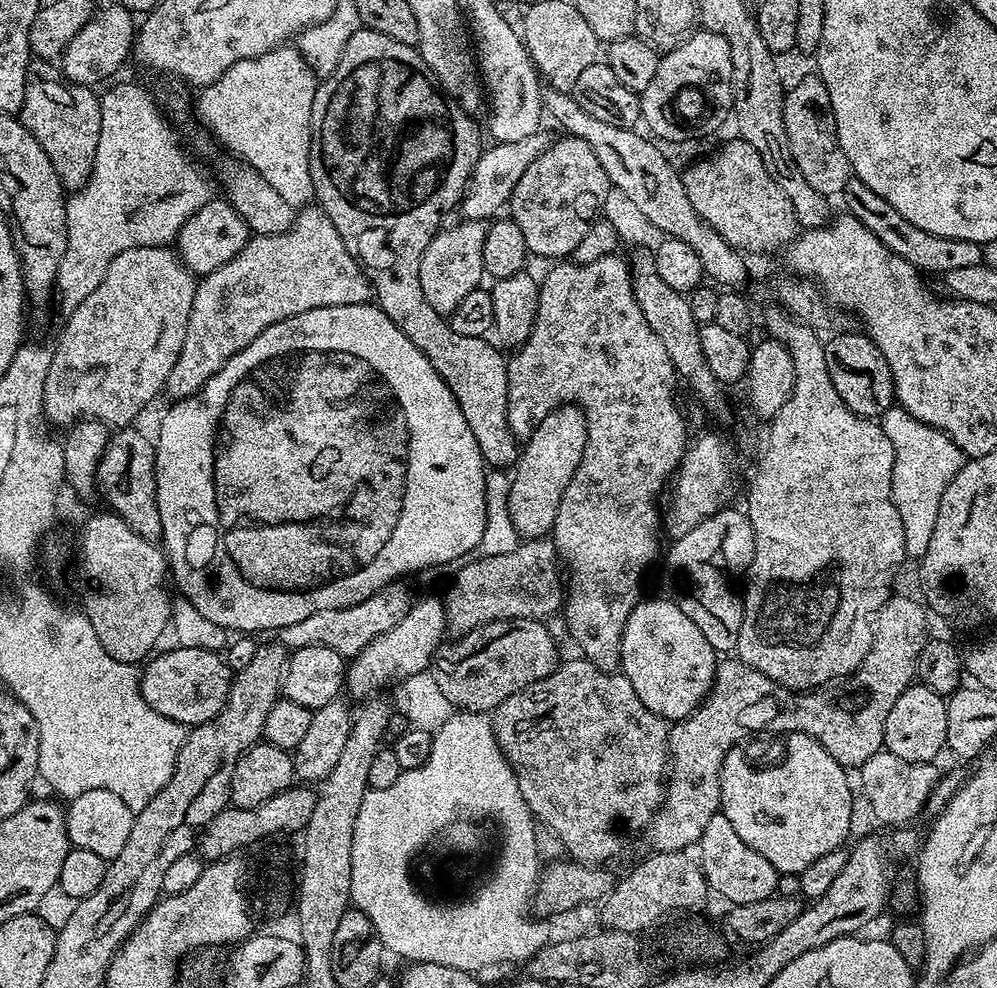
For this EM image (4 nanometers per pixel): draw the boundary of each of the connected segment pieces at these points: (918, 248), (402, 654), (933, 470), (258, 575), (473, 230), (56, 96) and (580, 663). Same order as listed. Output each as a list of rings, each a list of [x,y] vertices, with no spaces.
[[[849,178],[842,193],[843,200],[848,207],[845,208],[847,215],[858,218],[858,222],[862,222],[862,226],[866,226],[870,234],[874,234],[887,248],[894,250],[898,258],[906,258],[906,262],[910,262],[910,266],[914,266],[921,273],[943,274],[981,263],[981,245],[962,238],[942,238],[926,230],[918,230],[918,226],[914,226],[914,222],[906,222],[906,218],[902,218],[902,214],[898,214],[898,210],[894,210],[894,206],[890,206],[886,198],[878,198],[878,194],[874,194],[874,190],[866,186],[866,182]]]
[[[432,596],[425,600],[417,599],[393,629],[374,638],[357,656],[353,656],[346,668],[347,691],[359,698],[371,698],[383,693],[387,684],[395,685],[425,671],[445,639],[447,625],[443,599],[436,597],[435,600]]]
[[[899,406],[885,410],[879,417],[880,428],[894,448],[894,466],[892,470],[892,501],[902,520],[904,531],[904,554],[908,558],[919,558],[926,554],[934,522],[938,520],[938,506],[950,478],[958,474],[965,462],[964,451],[945,432],[939,432],[926,422],[918,422]]]
[[[375,303],[347,304],[346,306],[330,306],[329,308],[315,308],[306,310],[306,314],[294,314],[294,318],[286,318],[282,322],[274,322],[250,346],[246,346],[238,354],[234,354],[222,366],[222,370],[215,372],[194,396],[187,396],[185,400],[177,400],[171,405],[173,408],[160,420],[160,433],[154,436],[154,447],[156,449],[156,497],[158,498],[158,514],[162,518],[162,548],[166,553],[166,564],[170,569],[170,576],[176,579],[176,584],[181,588],[183,599],[189,600],[200,613],[210,618],[218,626],[222,626],[232,634],[257,634],[256,632],[268,632],[277,630],[284,626],[293,625],[302,618],[307,618],[310,614],[318,611],[338,610],[339,608],[352,607],[356,603],[370,598],[381,591],[389,584],[399,581],[407,572],[420,572],[423,568],[432,568],[435,564],[448,564],[451,560],[455,562],[463,561],[471,557],[479,549],[482,542],[482,530],[486,526],[486,494],[484,493],[484,477],[486,475],[486,465],[484,455],[478,450],[478,442],[474,442],[474,434],[470,431],[470,426],[466,426],[466,418],[462,415],[462,410],[450,394],[450,386],[430,366],[426,354],[386,318],[386,314]]]
[[[461,219],[460,224],[453,228],[441,227],[440,231],[426,246],[420,263],[420,277],[422,278],[422,294],[426,294],[426,302],[438,310],[438,314],[445,318],[451,317],[452,311],[470,294],[470,290],[481,287],[485,279],[484,263],[482,262],[482,246],[486,242],[488,224],[482,220]]]
[[[60,78],[33,79],[26,86],[24,105],[18,114],[26,130],[30,130],[30,134],[38,138],[42,150],[46,150],[46,158],[50,158],[58,178],[68,190],[79,190],[87,184],[98,150],[102,114],[100,96],[92,92],[95,91],[91,87],[77,86]]]
[[[565,659],[556,671],[546,678],[510,694],[510,698],[506,698],[506,702],[502,702],[491,713],[490,719],[494,730],[494,738],[518,778],[518,790],[522,790],[522,798],[528,809],[531,810],[533,817],[560,839],[564,844],[567,855],[573,861],[589,866],[604,866],[609,863],[607,860],[614,859],[623,850],[624,836],[632,836],[635,832],[643,833],[652,817],[655,816],[656,811],[664,803],[666,773],[670,767],[668,763],[668,730],[670,724],[661,716],[654,715],[644,705],[642,698],[638,698],[638,694],[634,694],[634,686],[630,686],[628,679],[619,671],[603,672],[602,669],[594,666],[588,660],[575,659]]]

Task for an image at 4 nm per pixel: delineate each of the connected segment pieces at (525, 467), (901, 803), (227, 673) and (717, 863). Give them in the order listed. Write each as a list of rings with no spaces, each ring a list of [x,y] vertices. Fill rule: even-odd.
[[[562,404],[546,414],[523,441],[508,482],[508,513],[517,537],[539,540],[551,533],[562,494],[578,470],[585,444],[586,418],[577,404]]]
[[[887,750],[874,754],[874,758],[866,758],[864,765],[858,769],[858,776],[860,776],[860,788],[864,791],[865,798],[868,799],[868,808],[872,811],[873,818],[881,820],[884,823],[881,825],[892,830],[911,825],[913,823],[911,820],[920,811],[923,813],[927,809],[930,794],[940,780],[942,772],[941,769],[936,769],[936,766],[932,762],[906,762],[906,758],[898,758],[898,754]]]
[[[172,646],[169,652],[155,656],[143,665],[140,677],[140,693],[150,710],[158,710],[179,724],[195,726],[210,722],[226,706],[234,673],[220,652]]]
[[[723,814],[710,818],[706,830],[702,830],[698,851],[698,864],[703,869],[709,889],[728,900],[729,905],[762,902],[762,898],[770,898],[775,893],[778,877],[776,868],[770,866],[770,862],[766,862],[766,858],[762,858],[758,850],[746,846],[746,842],[738,838],[734,826],[730,826]]]

